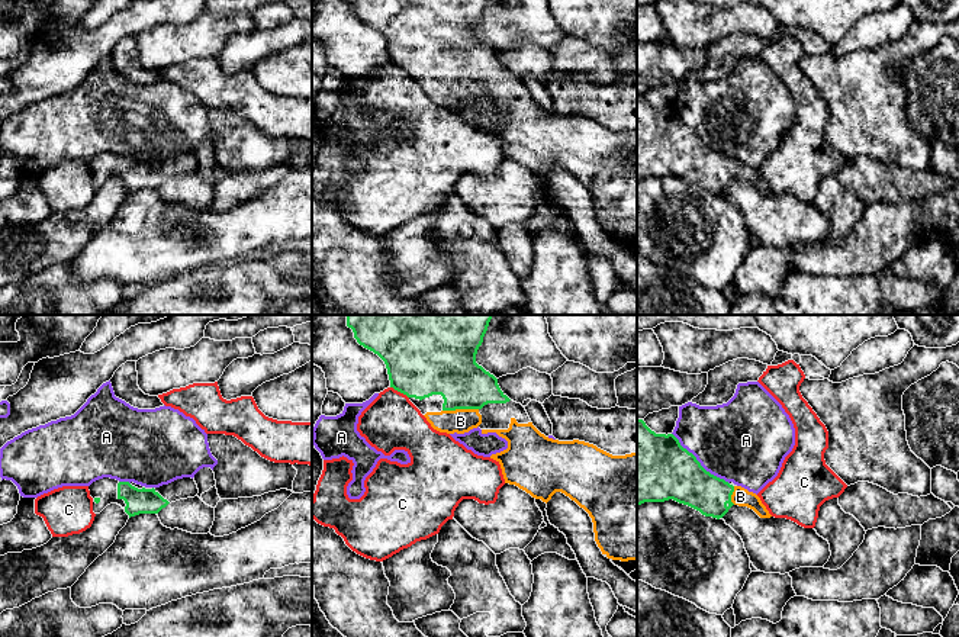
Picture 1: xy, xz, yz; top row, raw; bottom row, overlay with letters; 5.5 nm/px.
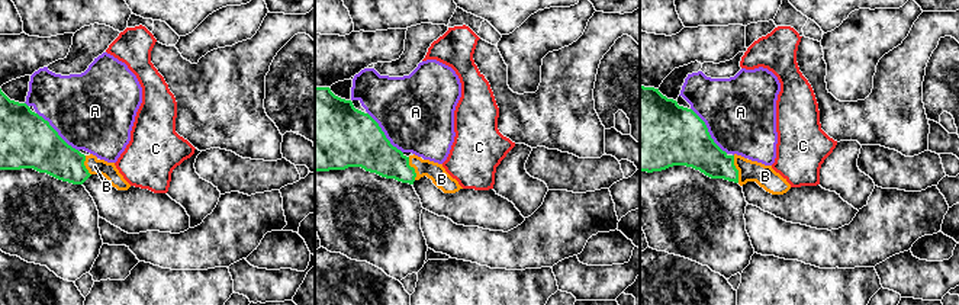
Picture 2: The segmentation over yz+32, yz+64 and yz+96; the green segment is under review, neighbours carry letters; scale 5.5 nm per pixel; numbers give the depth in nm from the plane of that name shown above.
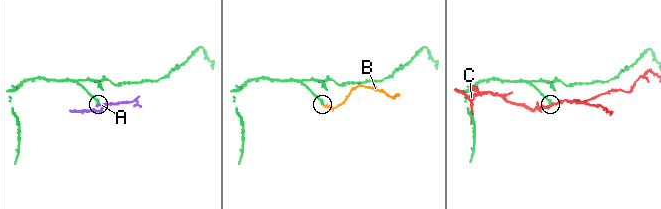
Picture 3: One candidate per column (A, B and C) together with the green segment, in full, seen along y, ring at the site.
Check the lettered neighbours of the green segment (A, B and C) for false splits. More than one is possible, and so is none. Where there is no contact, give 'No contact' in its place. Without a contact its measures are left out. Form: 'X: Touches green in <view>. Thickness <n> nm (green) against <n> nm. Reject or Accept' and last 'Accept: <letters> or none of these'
A: Touches green in yz. Thickness 380 nm (green) against 440 nm. Reject
B: Touches green in xz. Thickness 320 nm (green) against 140 nm. Accept
C: Touches green in xz. Thickness 460 nm (green) against 300 nm. Reject
Accept: B

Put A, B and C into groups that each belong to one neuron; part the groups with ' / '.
A / B / C

